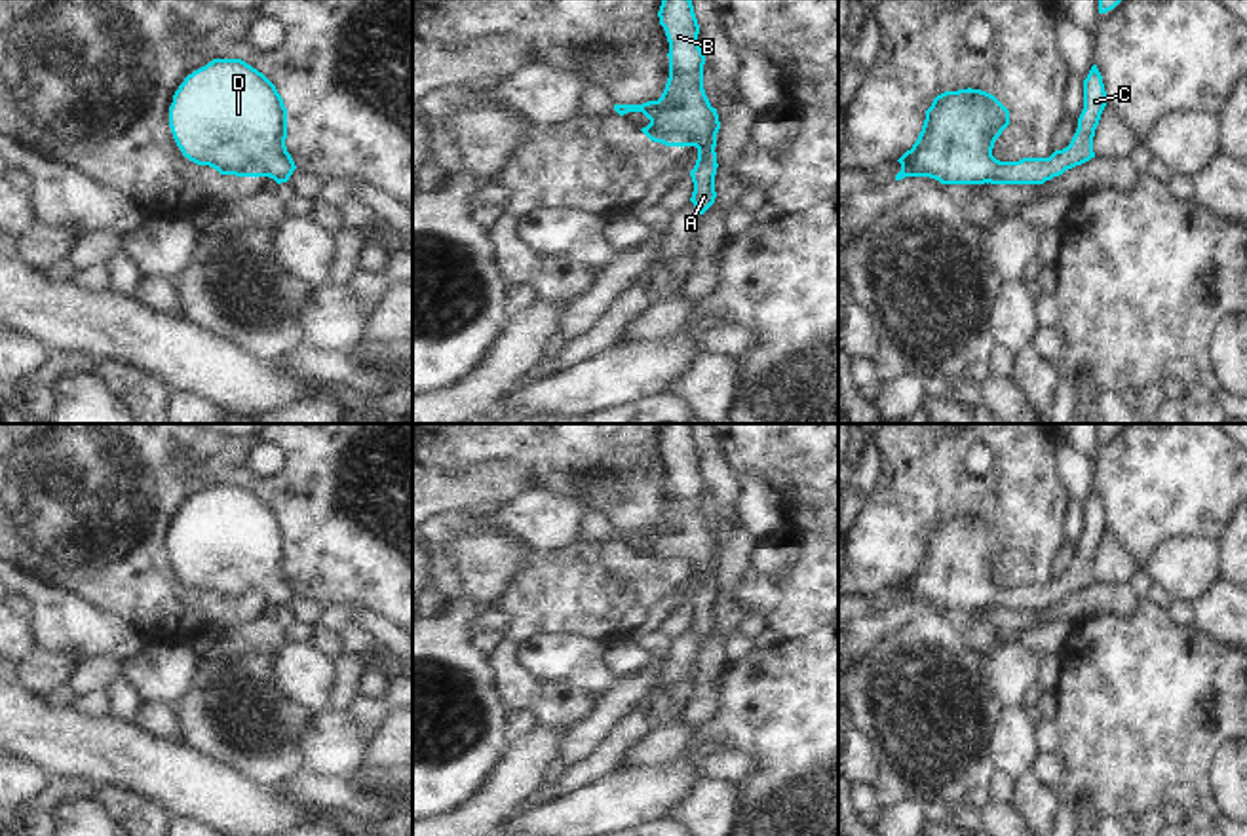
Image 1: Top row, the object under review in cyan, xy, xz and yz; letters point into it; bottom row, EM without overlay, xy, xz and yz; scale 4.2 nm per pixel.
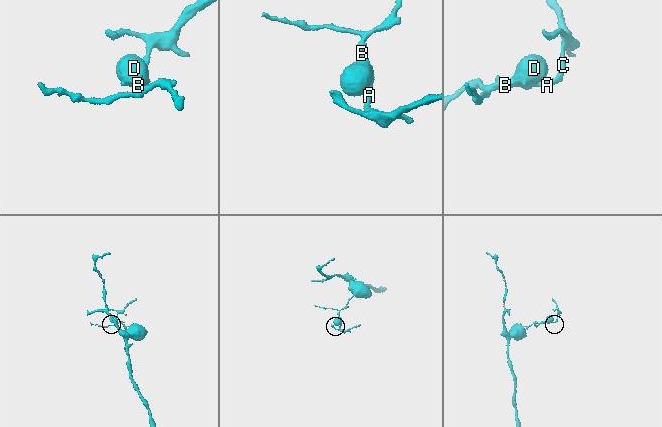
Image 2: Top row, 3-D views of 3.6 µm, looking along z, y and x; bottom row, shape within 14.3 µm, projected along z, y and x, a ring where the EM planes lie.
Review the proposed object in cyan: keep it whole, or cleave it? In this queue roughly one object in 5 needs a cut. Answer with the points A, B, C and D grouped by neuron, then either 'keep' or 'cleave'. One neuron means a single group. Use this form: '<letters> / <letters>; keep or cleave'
A B C D; keep

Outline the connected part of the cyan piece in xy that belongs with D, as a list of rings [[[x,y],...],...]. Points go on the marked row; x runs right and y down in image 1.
[[[213,59],[184,78],[169,106],[169,127],[182,156],[221,175],[287,182],[297,169],[287,152],[287,108],[276,86],[241,59]]]

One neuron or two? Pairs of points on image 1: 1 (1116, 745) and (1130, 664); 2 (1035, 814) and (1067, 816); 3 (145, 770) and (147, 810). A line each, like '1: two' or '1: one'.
1: one
2: two
3: two

